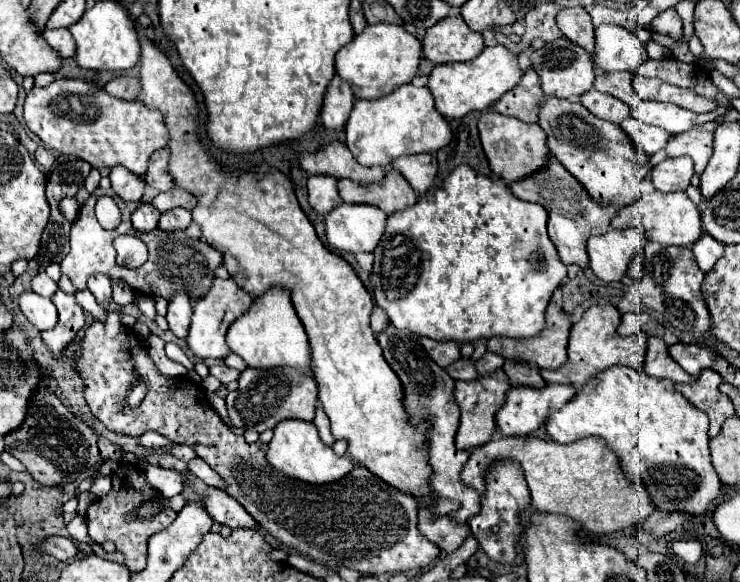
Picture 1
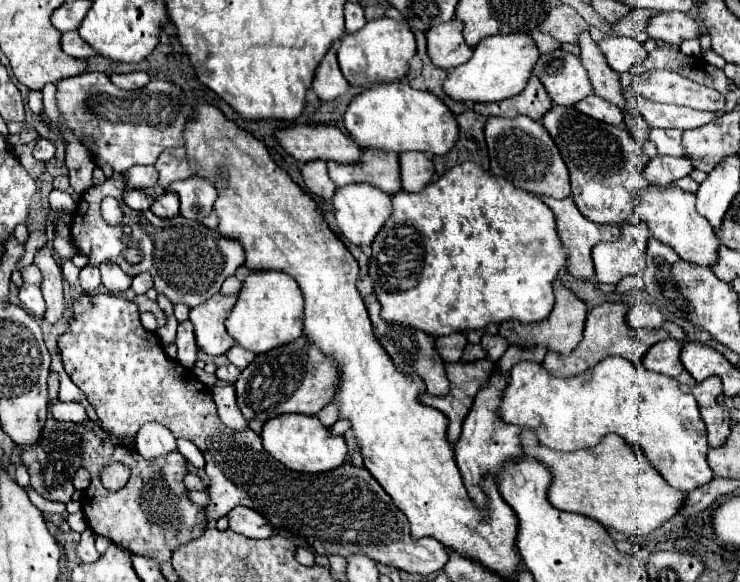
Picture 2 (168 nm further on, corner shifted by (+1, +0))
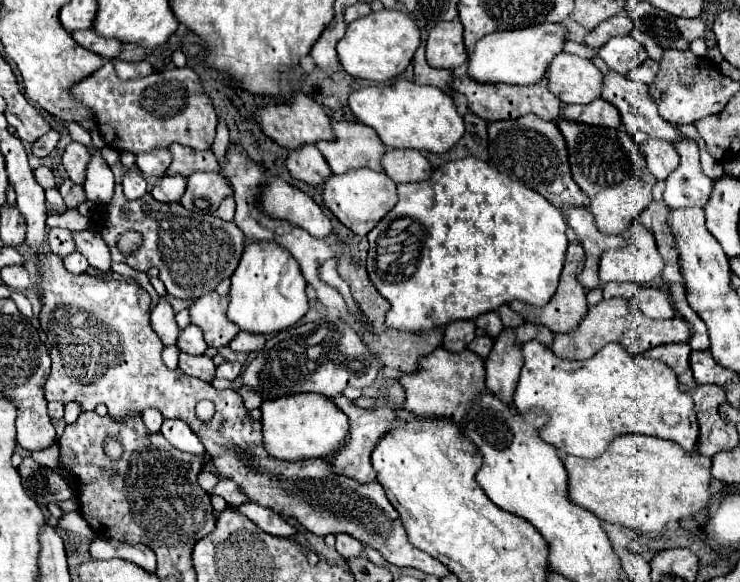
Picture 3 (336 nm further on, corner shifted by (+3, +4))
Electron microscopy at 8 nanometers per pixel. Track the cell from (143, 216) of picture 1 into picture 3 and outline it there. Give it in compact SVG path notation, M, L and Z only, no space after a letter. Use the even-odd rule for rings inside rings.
M127 173L123 177L123 193L127 199L139 199L143 197L145 191L145 179L141 173Z

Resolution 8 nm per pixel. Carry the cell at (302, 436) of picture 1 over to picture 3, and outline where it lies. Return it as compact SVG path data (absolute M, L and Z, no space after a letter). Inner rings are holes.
M317 393L283 395L277 399L267 399L261 405L263 441L269 455L285 461L293 459L321 459L333 455L345 441L349 433L347 415L333 403L333 399Z

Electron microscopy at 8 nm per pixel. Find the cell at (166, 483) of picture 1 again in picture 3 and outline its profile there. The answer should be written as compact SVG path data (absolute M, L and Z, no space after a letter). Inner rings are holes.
M203 471L201 475L199 475L199 485L207 491L207 493L211 493L213 491L213 487L217 485L217 481L219 481L219 477L215 475L215 473L209 473L209 471Z

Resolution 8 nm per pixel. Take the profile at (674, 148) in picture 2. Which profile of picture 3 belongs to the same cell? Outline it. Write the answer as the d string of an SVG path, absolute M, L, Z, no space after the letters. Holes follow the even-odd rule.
M683 141L675 147L681 157L681 163L667 179L667 189L663 193L665 203L673 209L705 207L715 181L709 179L701 169L699 147L695 141Z

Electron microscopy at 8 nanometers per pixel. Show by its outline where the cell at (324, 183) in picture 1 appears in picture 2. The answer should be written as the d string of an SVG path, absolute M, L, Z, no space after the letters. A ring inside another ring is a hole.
M305 163L301 167L301 175L309 195L321 197L323 201L331 201L335 193L335 183L331 183L327 175L327 163Z

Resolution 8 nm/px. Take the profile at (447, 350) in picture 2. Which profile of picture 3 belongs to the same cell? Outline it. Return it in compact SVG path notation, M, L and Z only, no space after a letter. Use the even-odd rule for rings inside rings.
M453 321L445 327L443 347L451 353L459 353L473 339L475 339L475 321Z

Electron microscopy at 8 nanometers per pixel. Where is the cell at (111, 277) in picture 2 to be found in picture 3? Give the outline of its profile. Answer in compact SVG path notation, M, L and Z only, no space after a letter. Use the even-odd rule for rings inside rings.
M89 229L89 231L75 231L75 233L73 233L73 241L75 241L77 251L87 257L89 265L101 269L103 273L107 273L107 271L111 269L109 247L105 245L103 237L101 237L95 229Z

